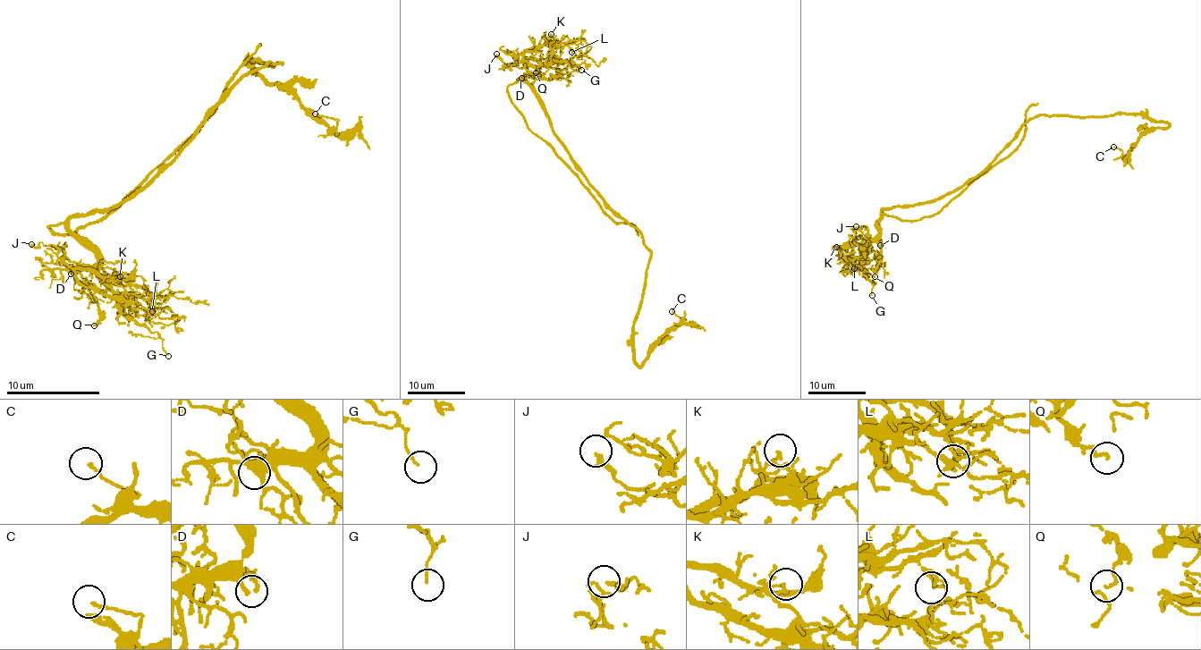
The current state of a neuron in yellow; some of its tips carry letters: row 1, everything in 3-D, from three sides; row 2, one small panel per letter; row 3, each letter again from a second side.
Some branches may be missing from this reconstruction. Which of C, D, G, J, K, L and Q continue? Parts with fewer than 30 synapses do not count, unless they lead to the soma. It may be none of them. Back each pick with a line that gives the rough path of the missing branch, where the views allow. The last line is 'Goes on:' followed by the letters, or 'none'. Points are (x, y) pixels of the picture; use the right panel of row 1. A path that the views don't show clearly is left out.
Goes on: none

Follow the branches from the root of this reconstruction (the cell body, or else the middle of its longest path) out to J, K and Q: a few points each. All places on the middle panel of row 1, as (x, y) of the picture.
J: (571, 158), (553, 132), (541, 98), (520, 80), (536, 77), (537, 71), (529, 65), (505, 63), (496, 54)
K: (571, 158), (553, 132), (541, 98), (520, 80), (537, 75), (537, 70), (524, 54), (538, 48), (551, 34)
Q: (571, 158), (553, 132), (541, 98), (520, 80), (537, 75), (528, 59), (538, 61), (538, 71), (536, 72)

